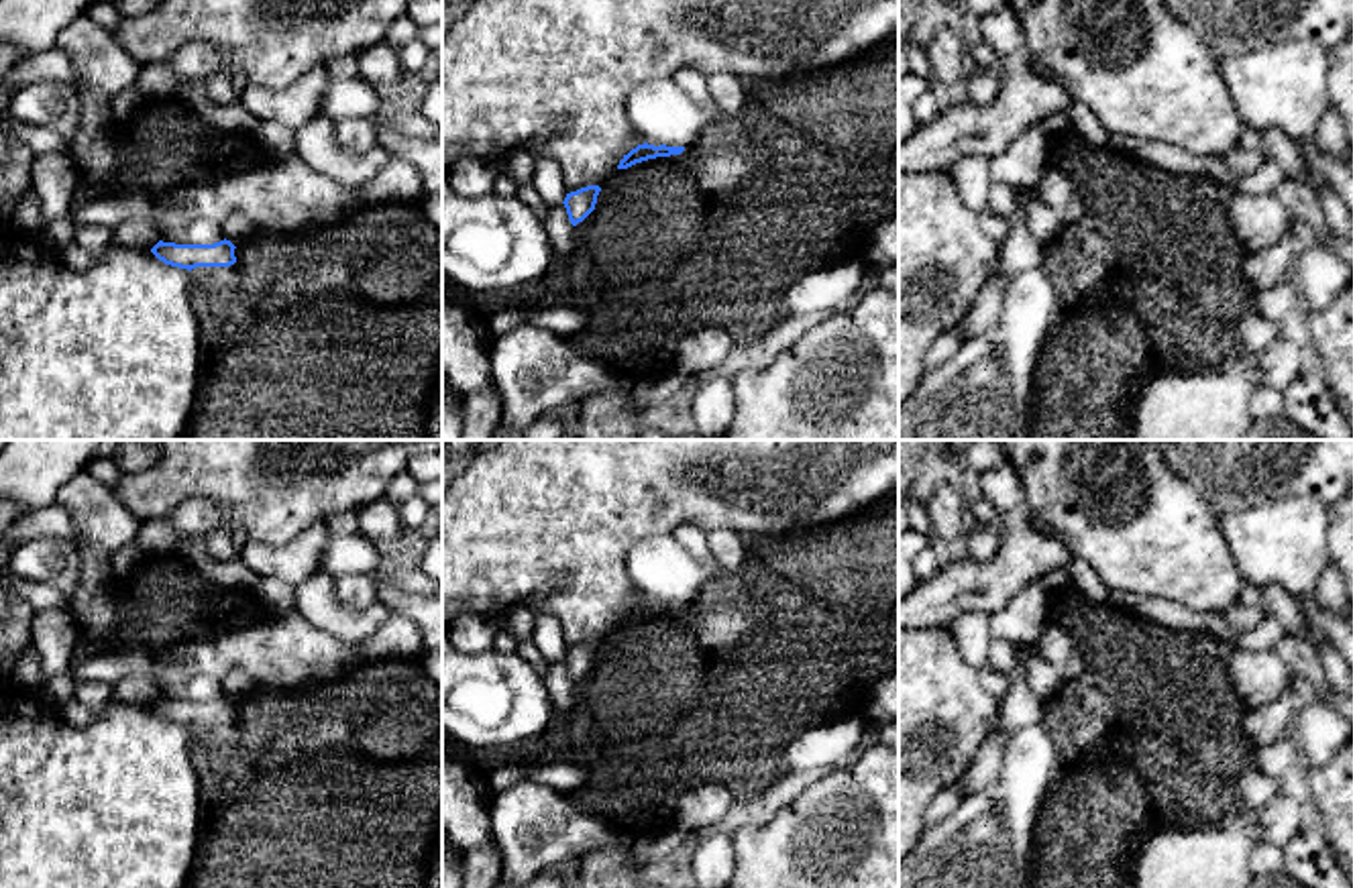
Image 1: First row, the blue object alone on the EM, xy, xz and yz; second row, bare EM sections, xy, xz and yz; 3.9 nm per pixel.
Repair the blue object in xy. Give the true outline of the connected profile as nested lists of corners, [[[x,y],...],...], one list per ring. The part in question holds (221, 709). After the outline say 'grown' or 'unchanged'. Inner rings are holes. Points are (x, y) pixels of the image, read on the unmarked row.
[[[159,697],[151,709],[165,721],[179,725],[196,723],[230,723],[236,719],[234,701],[230,697],[220,697],[214,701],[175,701]]]; unchanged

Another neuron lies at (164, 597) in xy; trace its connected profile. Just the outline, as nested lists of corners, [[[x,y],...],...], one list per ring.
[[[145,554],[128,574],[112,576],[110,593],[120,646],[165,648],[183,633],[273,619],[257,591],[222,587],[179,554]]]

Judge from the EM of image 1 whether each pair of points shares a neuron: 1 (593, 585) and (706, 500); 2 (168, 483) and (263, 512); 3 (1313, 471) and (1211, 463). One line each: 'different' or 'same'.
1: same
2: same
3: same

